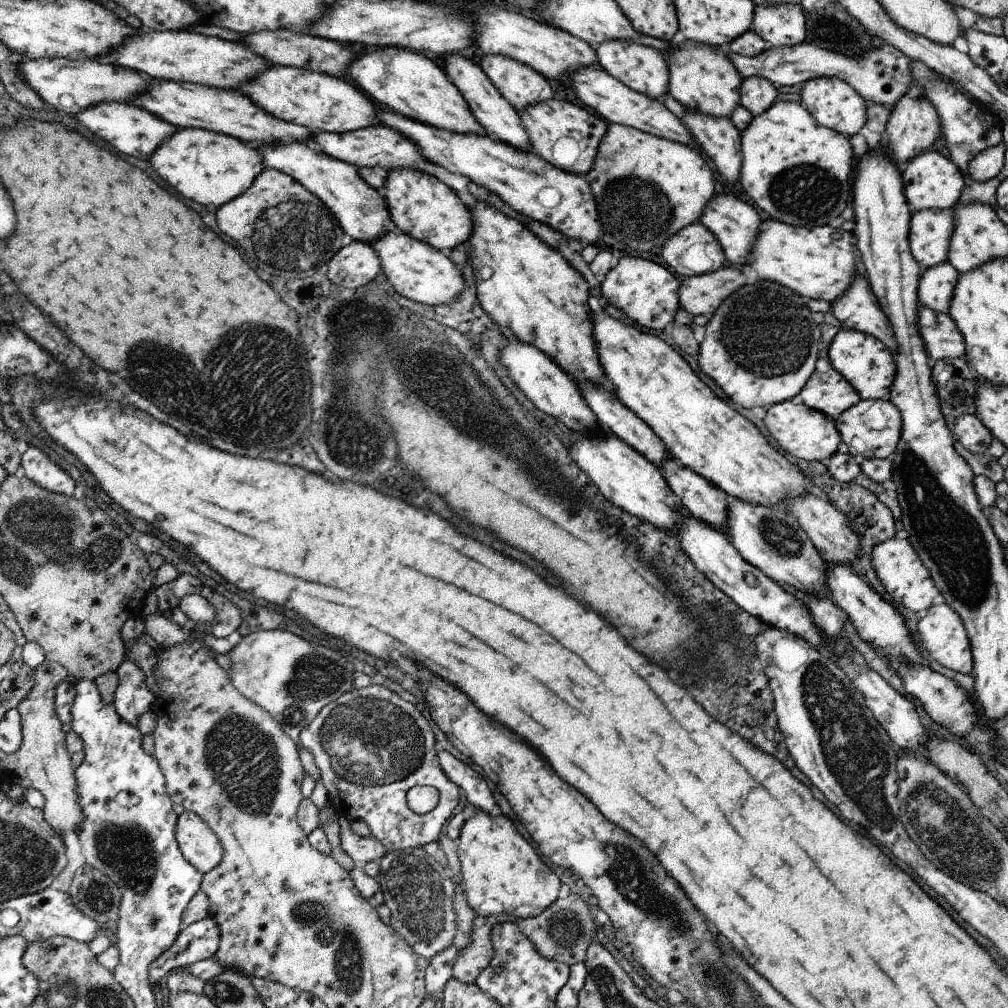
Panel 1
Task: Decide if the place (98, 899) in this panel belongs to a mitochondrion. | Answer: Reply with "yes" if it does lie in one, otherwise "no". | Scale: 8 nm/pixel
yes

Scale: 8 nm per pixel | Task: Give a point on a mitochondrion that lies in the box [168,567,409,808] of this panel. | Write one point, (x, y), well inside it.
(314, 678)

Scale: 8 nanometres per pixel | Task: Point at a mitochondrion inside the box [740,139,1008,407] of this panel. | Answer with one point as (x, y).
(805, 192)

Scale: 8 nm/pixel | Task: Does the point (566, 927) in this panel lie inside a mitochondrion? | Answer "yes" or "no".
yes

